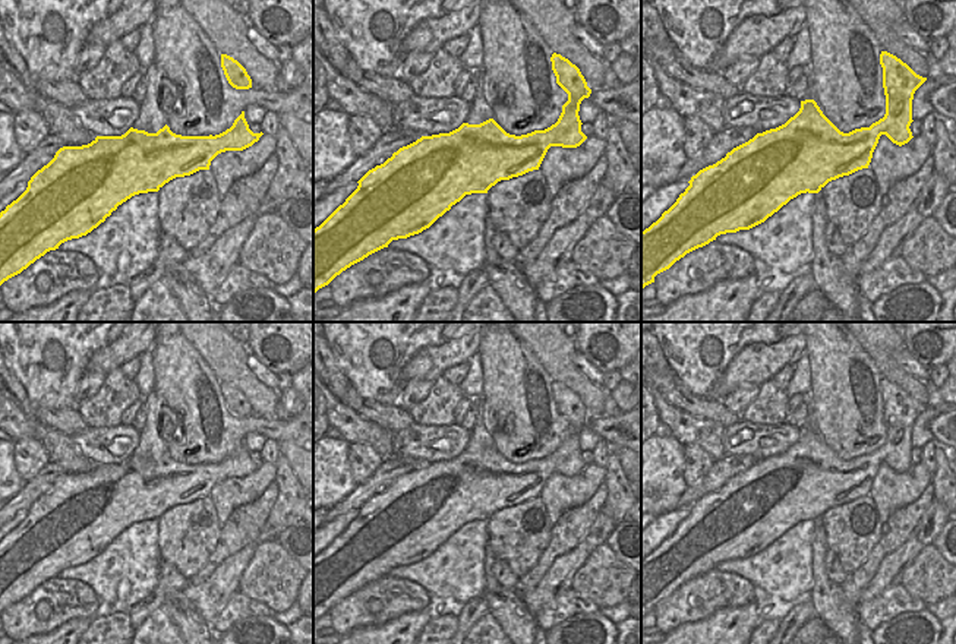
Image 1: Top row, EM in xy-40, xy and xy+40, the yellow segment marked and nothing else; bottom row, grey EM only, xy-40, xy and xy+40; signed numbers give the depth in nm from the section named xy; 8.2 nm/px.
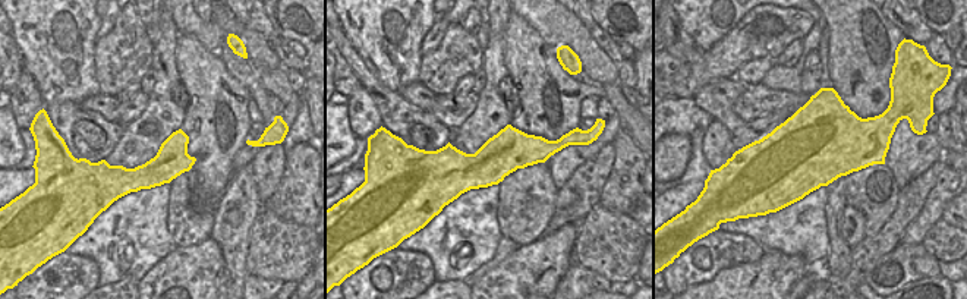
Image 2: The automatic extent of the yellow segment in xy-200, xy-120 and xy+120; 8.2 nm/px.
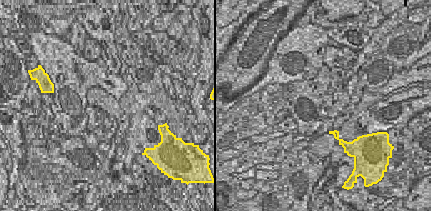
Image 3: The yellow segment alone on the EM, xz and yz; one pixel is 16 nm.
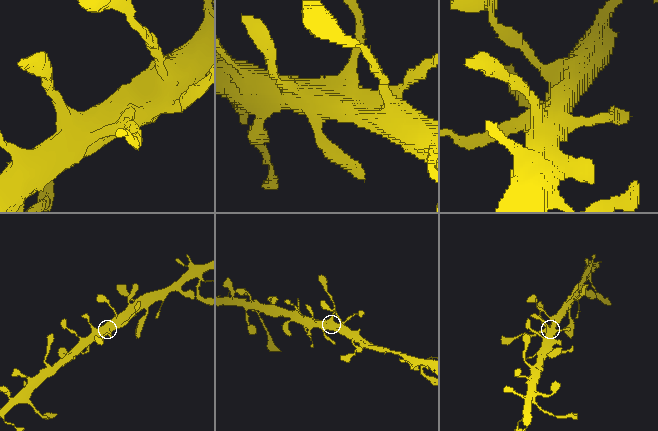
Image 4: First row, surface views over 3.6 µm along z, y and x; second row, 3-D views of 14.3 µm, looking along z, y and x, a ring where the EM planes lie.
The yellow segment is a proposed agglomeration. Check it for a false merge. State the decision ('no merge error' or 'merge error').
no merge error

